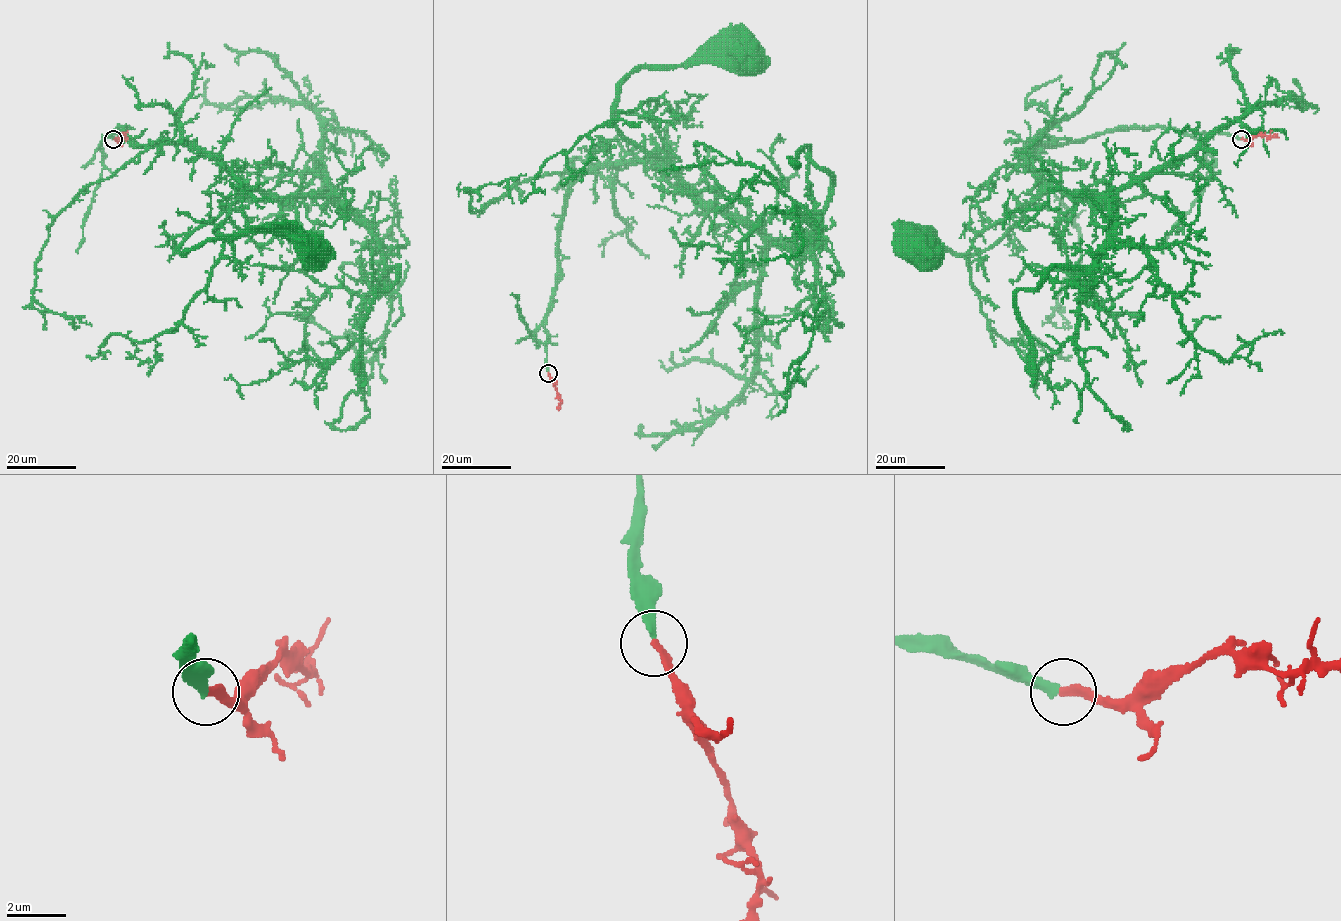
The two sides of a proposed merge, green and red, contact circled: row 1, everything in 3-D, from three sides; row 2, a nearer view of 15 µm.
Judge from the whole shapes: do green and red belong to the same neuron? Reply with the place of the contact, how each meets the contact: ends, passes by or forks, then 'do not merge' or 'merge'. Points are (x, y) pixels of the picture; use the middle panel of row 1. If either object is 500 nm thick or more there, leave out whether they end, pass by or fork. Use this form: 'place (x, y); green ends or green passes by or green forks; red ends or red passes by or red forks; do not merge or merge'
place (548, 373); green ends; red ends; merge

